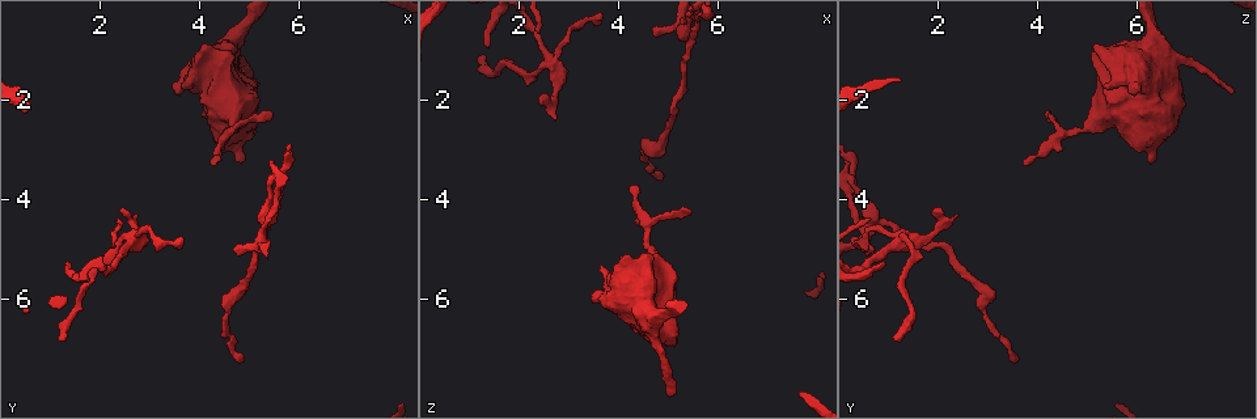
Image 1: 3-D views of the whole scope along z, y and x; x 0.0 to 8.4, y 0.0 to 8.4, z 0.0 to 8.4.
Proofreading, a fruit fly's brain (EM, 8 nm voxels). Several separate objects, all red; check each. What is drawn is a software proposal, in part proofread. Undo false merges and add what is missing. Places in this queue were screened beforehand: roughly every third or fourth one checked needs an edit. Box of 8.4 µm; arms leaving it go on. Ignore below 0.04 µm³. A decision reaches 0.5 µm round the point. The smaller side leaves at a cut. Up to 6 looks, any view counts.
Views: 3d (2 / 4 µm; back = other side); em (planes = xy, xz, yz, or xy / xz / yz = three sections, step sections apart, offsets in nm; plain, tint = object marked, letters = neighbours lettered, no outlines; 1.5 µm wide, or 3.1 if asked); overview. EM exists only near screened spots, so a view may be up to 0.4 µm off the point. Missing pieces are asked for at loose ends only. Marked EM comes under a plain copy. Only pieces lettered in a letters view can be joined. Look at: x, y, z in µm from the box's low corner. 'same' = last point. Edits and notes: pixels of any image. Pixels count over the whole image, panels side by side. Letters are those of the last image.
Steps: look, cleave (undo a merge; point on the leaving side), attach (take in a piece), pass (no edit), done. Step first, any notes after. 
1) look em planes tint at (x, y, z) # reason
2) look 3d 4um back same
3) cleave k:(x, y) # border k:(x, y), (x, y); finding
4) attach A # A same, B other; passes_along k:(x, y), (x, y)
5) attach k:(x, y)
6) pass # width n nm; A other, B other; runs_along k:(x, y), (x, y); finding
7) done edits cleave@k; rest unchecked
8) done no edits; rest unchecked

look em planes letters at (1.20, 6.85, 1.15) # branch stops here

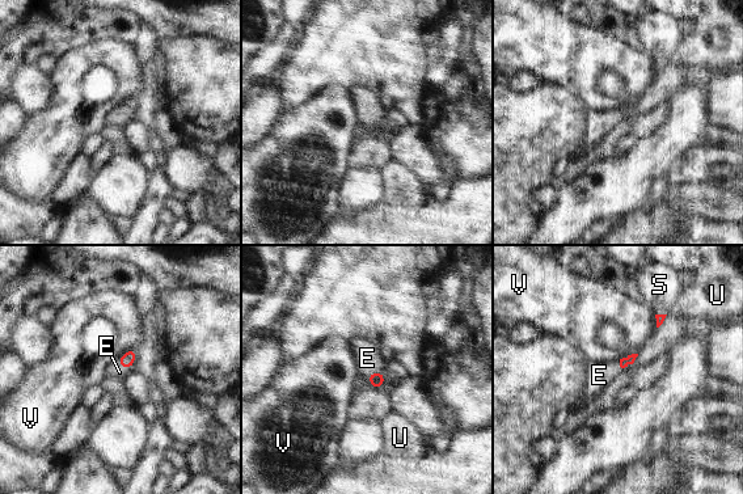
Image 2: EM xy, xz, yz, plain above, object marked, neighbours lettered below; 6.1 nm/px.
attach E # longest_contact V 150 nm; E same, S other, U other, V other; passes_along 2:(127, 359), (122, 366), (119, 372); the neuron continues

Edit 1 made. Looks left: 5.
look em planes letters at (4.65, 5.00, 0.70) # an open end

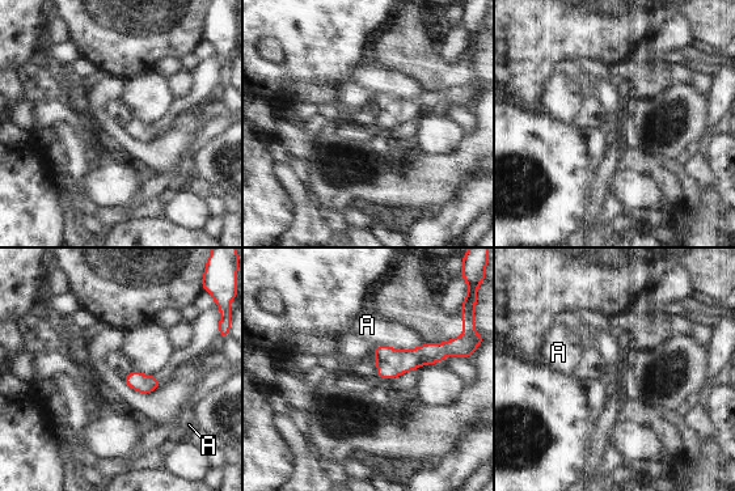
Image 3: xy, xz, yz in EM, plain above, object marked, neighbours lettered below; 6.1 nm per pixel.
pass # A other; border 3:(425, 343), (409, 348), (375, 346); no lettered piece goes on from it

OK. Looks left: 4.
look em 3.1um yz step 16 tint at (2.70, 4.75, 1.35) # arms part here

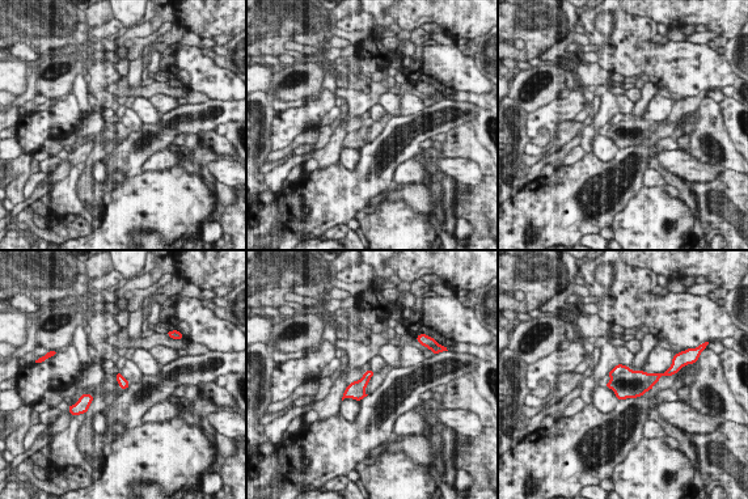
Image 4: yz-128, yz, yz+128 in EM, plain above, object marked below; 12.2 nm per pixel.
look em 3.1um planes tint same

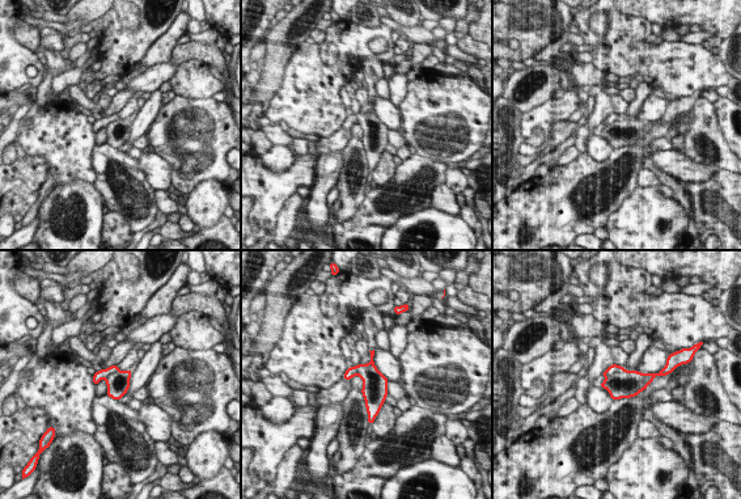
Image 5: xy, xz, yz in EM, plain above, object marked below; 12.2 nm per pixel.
look em 3.1um planes letters same # see the neighbours

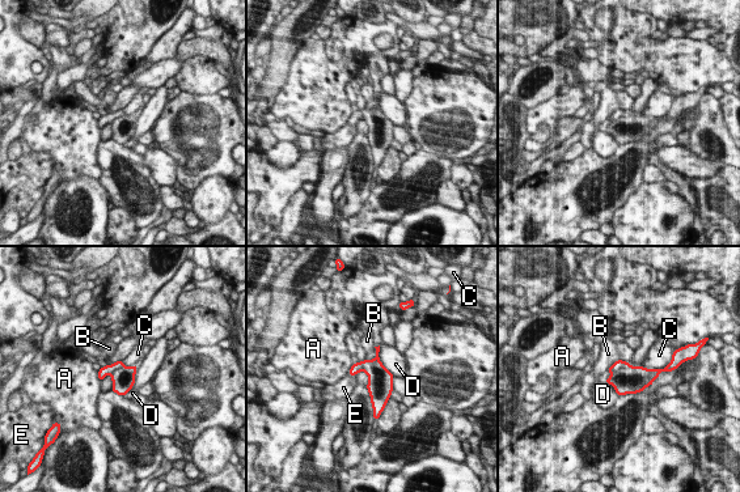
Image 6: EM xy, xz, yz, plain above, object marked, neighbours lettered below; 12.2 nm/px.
cleave 6:(618, 364) # A other, B other, C other, D other, E other; two neurons meet here

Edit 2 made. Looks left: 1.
done edits attach@2, cleave@6; rest unchecked

